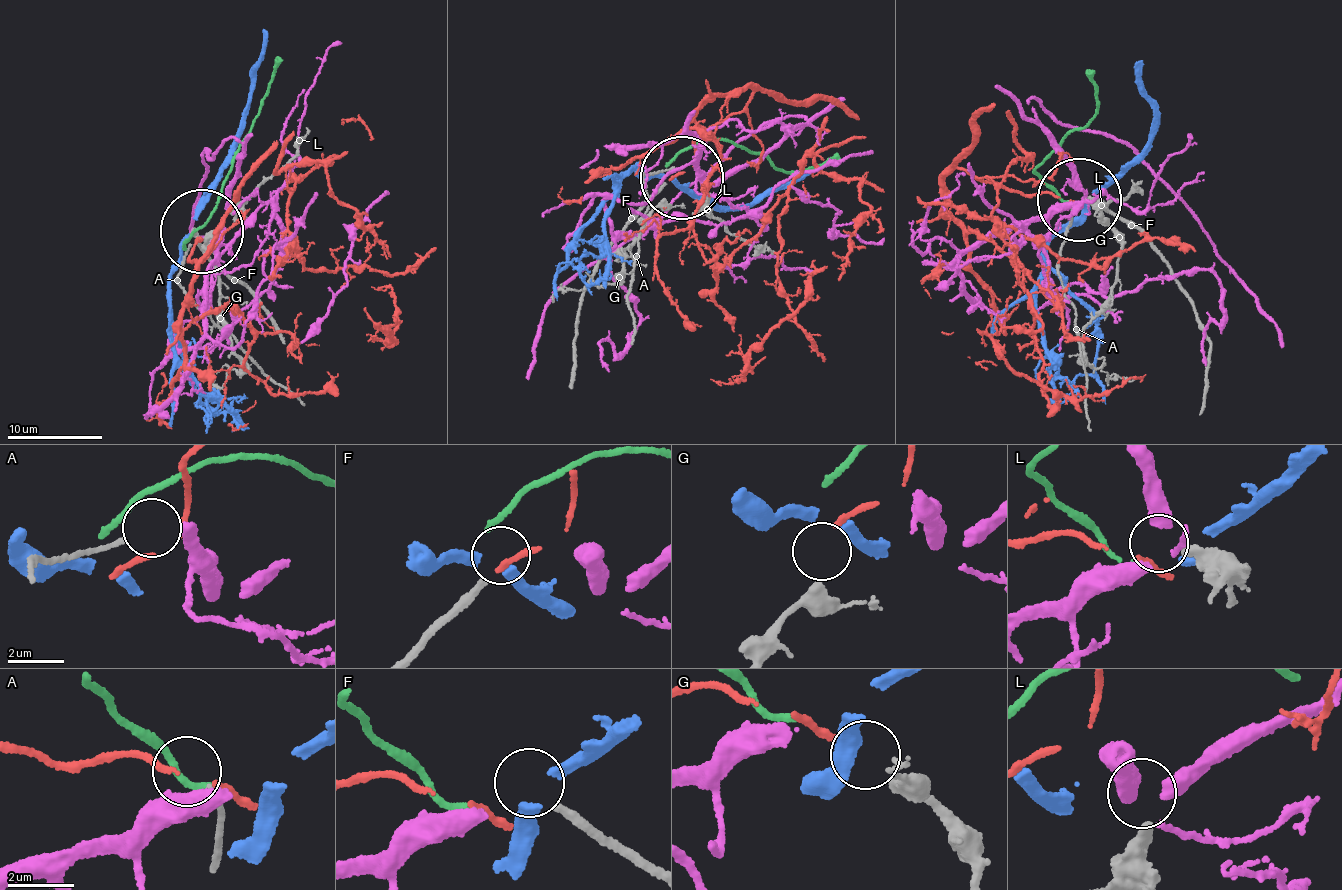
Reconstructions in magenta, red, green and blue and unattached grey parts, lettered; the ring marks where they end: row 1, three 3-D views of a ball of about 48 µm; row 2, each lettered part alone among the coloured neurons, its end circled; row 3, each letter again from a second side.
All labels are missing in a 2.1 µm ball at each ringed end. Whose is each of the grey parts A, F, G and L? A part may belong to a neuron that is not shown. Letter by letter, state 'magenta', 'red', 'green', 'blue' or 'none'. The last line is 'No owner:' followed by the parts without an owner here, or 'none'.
A: none
F: none
G: red
L: none
No owner: A, F, L

